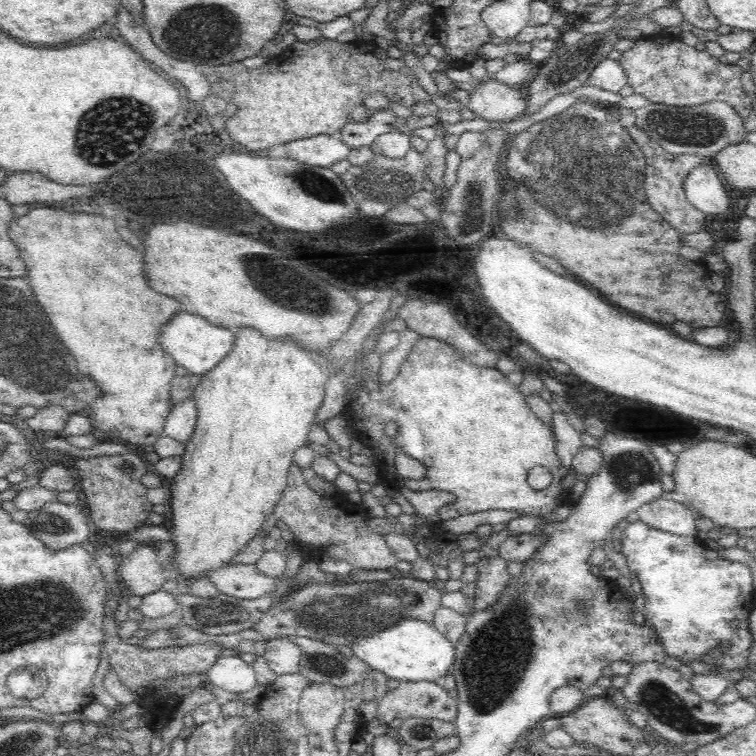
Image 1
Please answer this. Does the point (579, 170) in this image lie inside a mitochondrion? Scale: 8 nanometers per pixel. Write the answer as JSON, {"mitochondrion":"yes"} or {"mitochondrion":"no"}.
{"mitochondrion":"yes"}

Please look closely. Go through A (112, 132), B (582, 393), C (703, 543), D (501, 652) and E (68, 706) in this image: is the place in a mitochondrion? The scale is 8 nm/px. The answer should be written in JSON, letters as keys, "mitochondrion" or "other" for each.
{"A":"mitochondrion","B":"other","C":"other","D":"mitochondrion","E":"other"}

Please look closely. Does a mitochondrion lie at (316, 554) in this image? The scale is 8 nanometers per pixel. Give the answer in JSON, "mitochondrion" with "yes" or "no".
{"mitochondrion":"no"}

